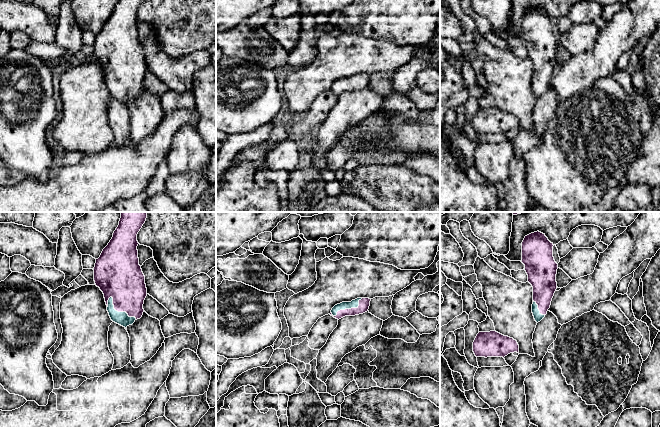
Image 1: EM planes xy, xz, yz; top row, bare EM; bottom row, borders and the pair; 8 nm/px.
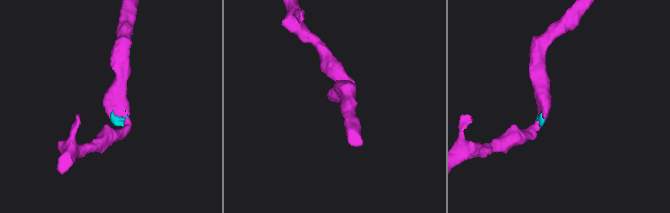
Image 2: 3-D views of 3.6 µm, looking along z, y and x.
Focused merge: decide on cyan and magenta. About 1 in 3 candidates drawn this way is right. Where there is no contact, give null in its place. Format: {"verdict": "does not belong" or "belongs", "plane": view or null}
{"verdict": "belongs", "plane": "xy"}

